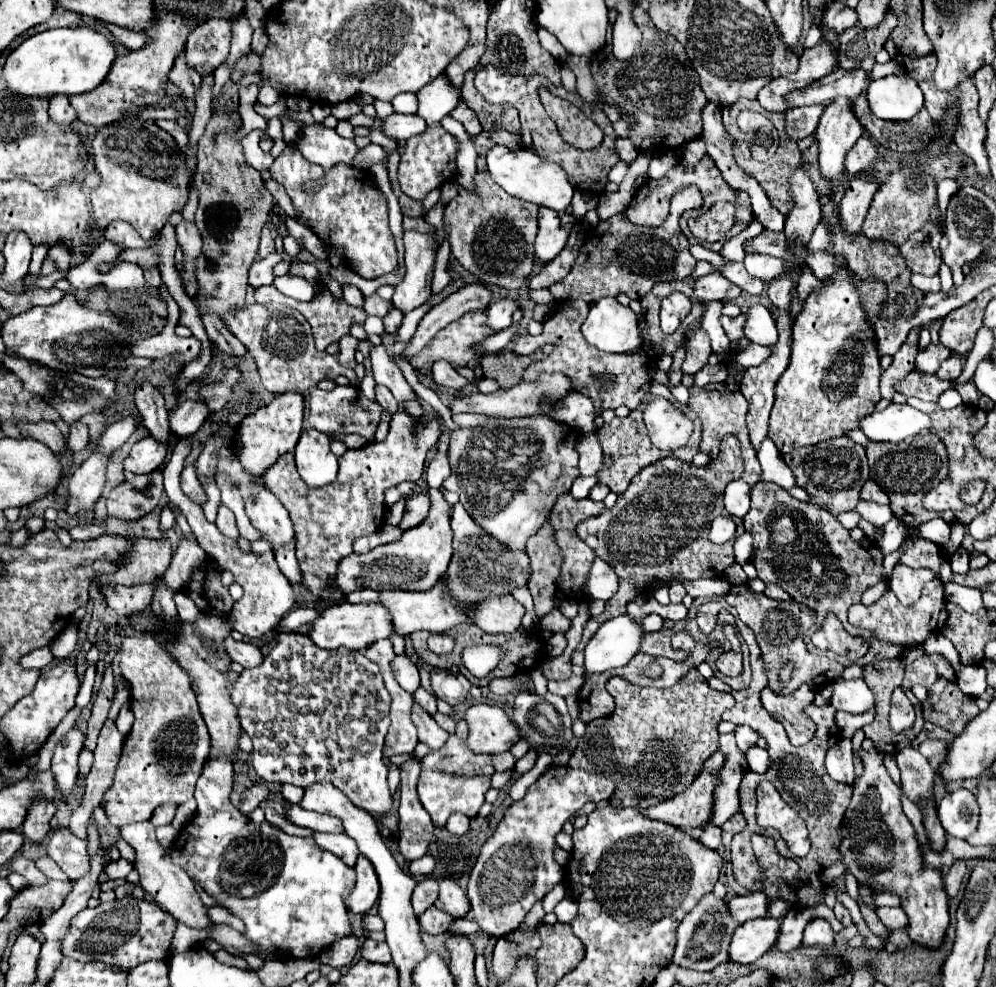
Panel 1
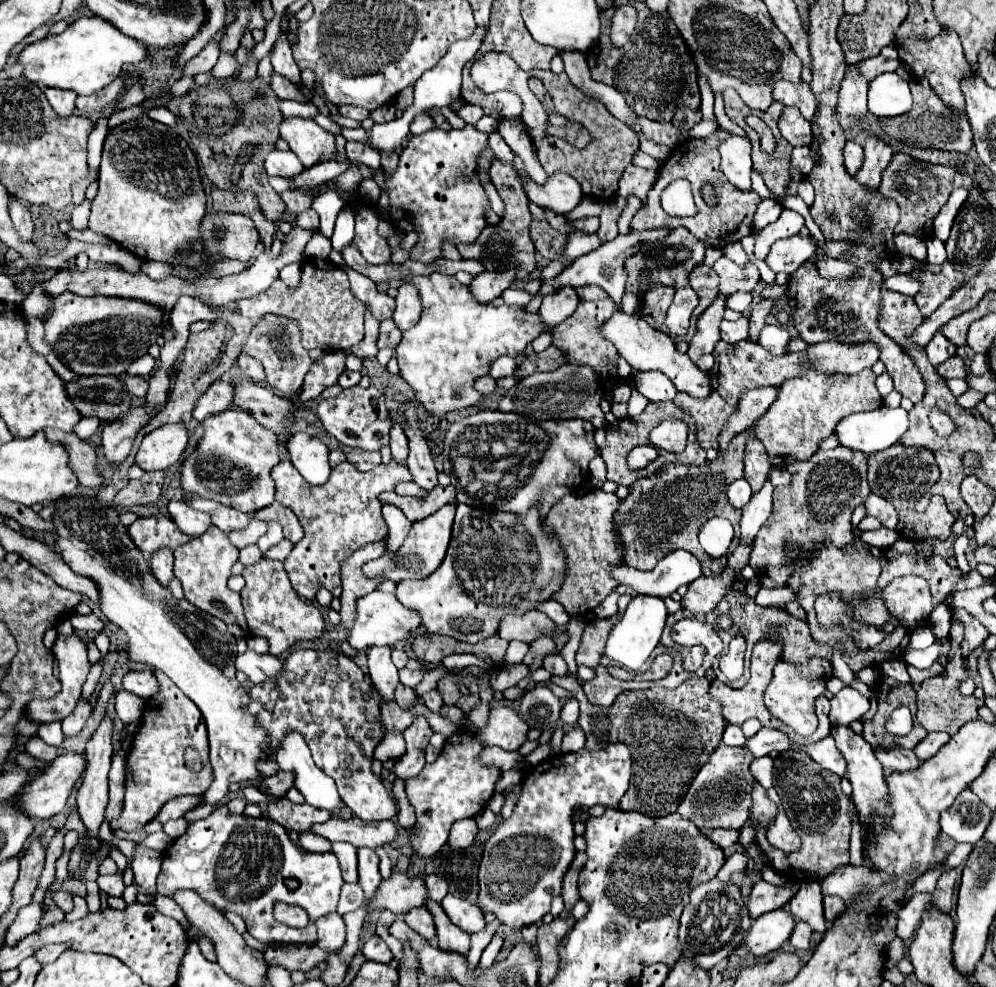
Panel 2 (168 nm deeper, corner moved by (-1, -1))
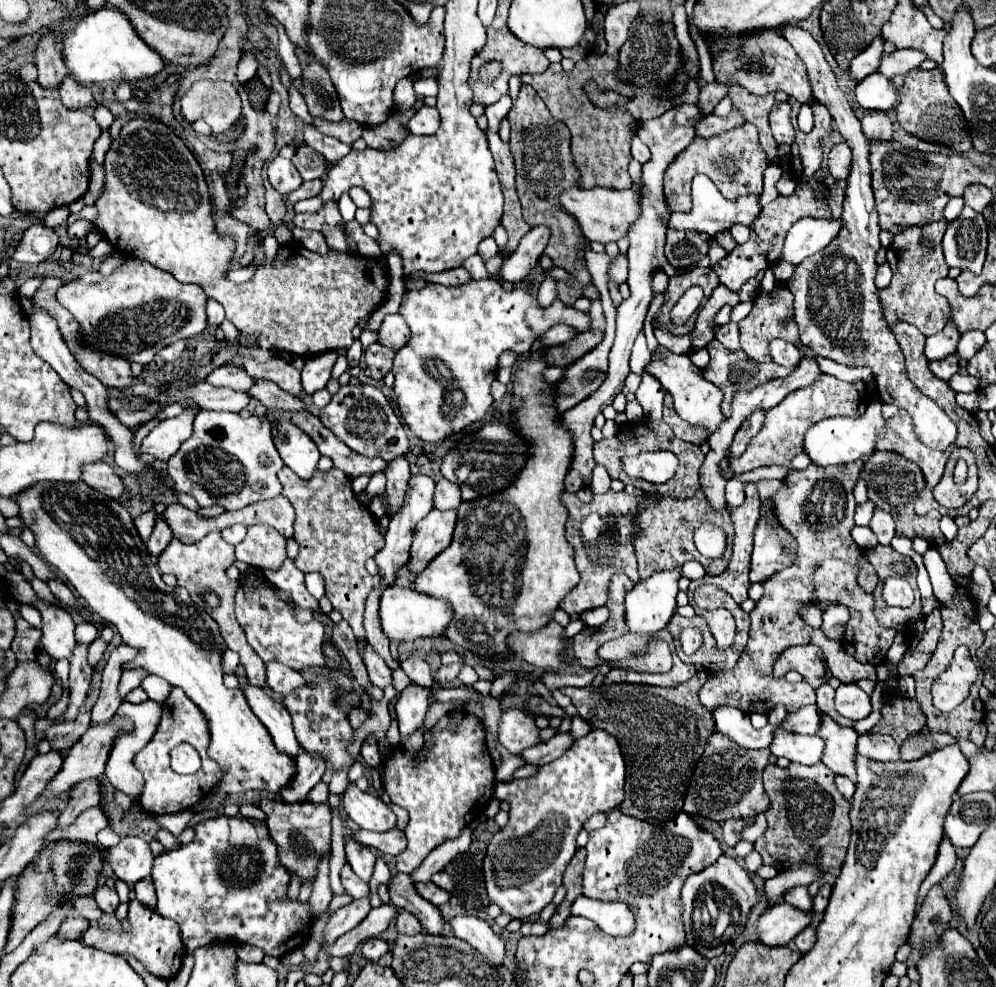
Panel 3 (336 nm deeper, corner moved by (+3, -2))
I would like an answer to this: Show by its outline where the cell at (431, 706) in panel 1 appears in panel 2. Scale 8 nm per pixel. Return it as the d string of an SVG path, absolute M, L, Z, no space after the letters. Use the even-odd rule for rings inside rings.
M433 689L433 691L427 691L427 693L423 693L423 697L421 697L421 701L431 709L431 711L439 711L441 707L443 707L443 699L441 699L441 695Z

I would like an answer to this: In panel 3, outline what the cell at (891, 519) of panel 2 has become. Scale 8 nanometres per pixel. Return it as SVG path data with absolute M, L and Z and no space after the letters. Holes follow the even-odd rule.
M879 508L875 510L875 514L873 514L871 522L869 522L869 528L875 532L879 544L885 544L885 546L895 536L895 522L893 522L893 518L887 512L879 512Z

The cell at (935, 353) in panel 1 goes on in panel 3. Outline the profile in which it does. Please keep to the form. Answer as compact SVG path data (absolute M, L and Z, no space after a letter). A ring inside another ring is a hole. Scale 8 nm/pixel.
M949 320L941 332L927 338L927 344L925 344L927 360L943 360L945 356L955 352L957 342L959 342L959 330Z

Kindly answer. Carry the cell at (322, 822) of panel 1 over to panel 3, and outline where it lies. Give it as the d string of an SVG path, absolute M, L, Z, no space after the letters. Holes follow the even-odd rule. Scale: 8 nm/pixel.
M393 828L391 832L383 832L383 834L359 830L353 834L353 838L363 846L375 848L375 850L379 850L383 854L391 854L391 856L397 856L407 848L407 838L399 828Z

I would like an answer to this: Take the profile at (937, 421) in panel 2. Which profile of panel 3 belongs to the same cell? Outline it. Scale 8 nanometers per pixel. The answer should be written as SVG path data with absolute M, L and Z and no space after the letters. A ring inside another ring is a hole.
M783 26L781 32L805 62L815 98L823 106L827 106L829 114L835 120L837 130L853 150L853 166L847 176L847 190L843 202L843 228L839 230L835 240L831 240L831 244L823 248L823 260L817 262L819 266L811 266L811 272L805 274L801 282L791 286L791 292L795 296L793 320L799 326L801 342L803 346L817 352L817 356L831 358L839 364L869 366L873 370L873 378L881 402L895 404L897 408L907 410L909 416L913 418L913 428L915 428L913 432L925 446L947 450L955 442L957 428L933 400L923 396L915 388L915 384L911 384L905 372L903 352L893 332L883 324L883 316L879 312L877 286L873 280L877 272L875 254L881 248L879 244L881 228L879 228L875 198L871 192L871 168L867 162L869 140L863 136L861 122L851 110L845 94L839 90L831 66L823 58L823 52L815 42L815 38L797 26Z

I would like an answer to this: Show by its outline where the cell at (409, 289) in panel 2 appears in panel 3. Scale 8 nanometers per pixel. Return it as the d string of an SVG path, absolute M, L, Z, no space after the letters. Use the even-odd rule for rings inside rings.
M399 314L385 316L379 328L379 344L389 346L391 350L397 352L407 344L407 340L409 340L409 328L405 320Z

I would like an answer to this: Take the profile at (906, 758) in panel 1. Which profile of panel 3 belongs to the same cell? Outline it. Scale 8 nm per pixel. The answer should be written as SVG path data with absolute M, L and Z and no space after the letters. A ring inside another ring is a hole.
M861 734L857 738L857 752L873 760L899 760L899 746L891 736L883 734Z

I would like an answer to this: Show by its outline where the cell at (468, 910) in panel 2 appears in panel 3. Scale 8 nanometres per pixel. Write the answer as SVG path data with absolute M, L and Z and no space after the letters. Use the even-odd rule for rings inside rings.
M457 916L451 920L453 934L465 942L469 942L475 950L479 950L485 958L489 958L493 964L503 964L505 958L505 942L501 936L497 936L491 926L473 916Z

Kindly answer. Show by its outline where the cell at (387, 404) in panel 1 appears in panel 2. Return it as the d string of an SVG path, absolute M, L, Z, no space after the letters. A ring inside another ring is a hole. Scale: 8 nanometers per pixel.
M393 419L393 427L391 427L391 433L389 433L391 441L389 441L389 447L391 447L391 453L393 453L393 459L399 459L399 461L405 461L407 459L407 437L403 433L403 427L399 425L397 419Z

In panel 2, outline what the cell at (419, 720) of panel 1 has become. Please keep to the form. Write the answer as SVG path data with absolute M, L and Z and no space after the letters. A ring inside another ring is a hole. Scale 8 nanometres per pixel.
M403 685L397 687L395 697L397 697L397 705L401 709L411 709L419 701L419 695L415 693L415 689L409 689L409 687L403 687Z

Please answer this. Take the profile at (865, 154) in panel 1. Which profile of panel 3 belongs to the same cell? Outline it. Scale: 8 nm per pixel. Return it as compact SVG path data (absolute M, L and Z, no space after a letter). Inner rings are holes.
M841 142L835 144L829 152L829 172L835 180L845 180L849 176L849 168L851 168L851 148Z

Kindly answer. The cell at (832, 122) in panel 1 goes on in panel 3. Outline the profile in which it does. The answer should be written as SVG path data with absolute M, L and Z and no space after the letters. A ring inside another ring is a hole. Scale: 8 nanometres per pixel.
M877 36L867 48L865 52L861 52L859 56L855 56L855 60L851 60L851 78L855 78L855 82L859 82L863 76L877 72L881 58L883 58L883 44L885 40L881 36Z

